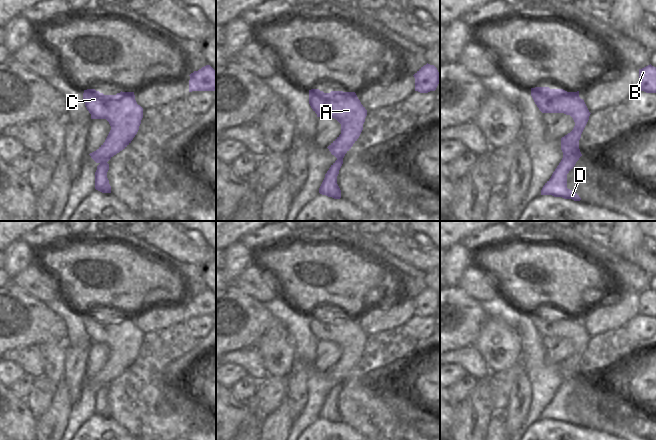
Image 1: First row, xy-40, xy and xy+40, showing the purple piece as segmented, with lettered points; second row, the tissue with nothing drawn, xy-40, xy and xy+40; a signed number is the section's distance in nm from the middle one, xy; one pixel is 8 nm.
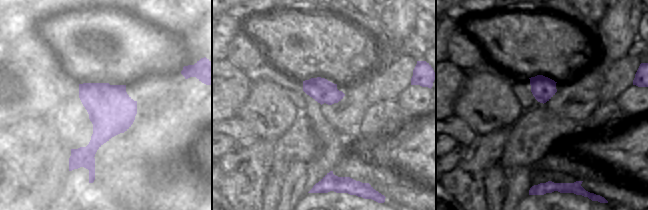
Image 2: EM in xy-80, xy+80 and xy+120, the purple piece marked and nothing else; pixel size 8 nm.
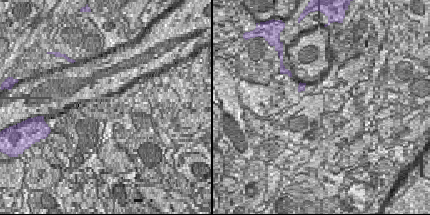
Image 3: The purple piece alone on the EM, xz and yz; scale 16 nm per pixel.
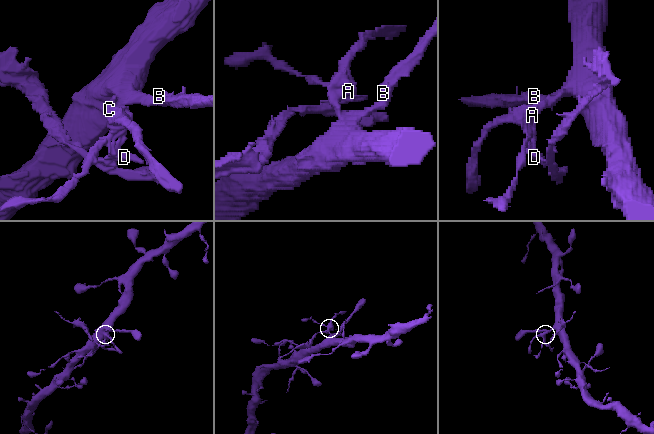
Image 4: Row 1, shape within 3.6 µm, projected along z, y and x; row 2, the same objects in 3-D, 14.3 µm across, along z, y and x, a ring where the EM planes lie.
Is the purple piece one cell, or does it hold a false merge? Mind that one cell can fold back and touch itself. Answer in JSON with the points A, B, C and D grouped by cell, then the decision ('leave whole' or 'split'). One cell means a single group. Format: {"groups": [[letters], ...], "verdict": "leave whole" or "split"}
{"groups": [["A", "B", "C"], ["D"]], "verdict": "split"}

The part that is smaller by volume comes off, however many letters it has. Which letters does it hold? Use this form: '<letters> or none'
D

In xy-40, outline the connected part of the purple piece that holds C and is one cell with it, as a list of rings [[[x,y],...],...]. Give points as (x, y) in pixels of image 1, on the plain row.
[[[95,313],[84,314],[83,324],[91,343],[106,343],[111,354],[105,366],[89,379],[96,387],[107,387],[125,373],[139,354],[143,332],[137,328],[134,316],[104,319]]]

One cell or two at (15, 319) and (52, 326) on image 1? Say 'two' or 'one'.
one

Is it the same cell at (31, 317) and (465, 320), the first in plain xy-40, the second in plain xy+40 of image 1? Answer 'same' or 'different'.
same

